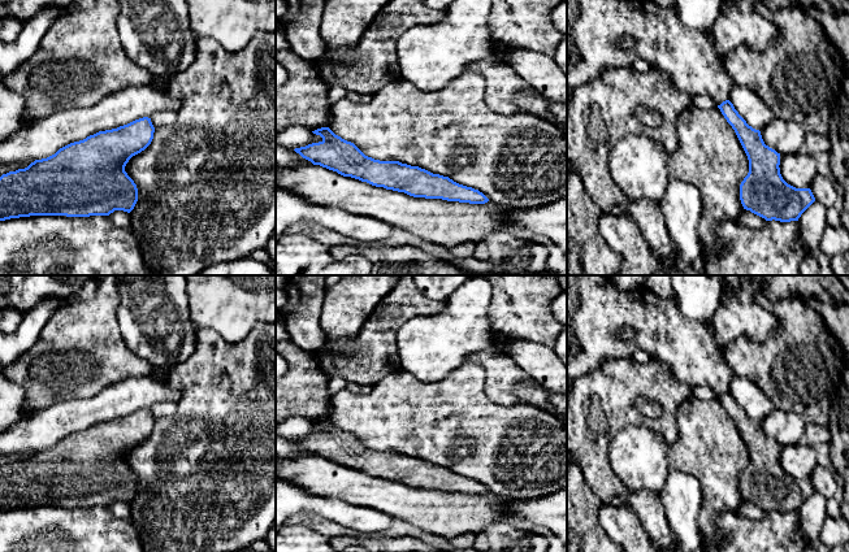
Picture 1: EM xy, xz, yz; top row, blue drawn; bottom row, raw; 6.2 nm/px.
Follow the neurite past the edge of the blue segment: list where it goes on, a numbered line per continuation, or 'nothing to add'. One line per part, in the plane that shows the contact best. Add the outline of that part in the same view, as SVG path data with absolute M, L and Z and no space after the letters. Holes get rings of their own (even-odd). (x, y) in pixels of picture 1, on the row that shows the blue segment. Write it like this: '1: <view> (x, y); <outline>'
nothing to add

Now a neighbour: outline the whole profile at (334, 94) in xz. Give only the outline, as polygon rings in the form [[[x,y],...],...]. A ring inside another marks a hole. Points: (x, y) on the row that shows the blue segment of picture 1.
[[[329,86],[329,90],[328,90],[328,101],[329,101],[329,105],[333,107],[337,101],[339,101],[341,99],[345,99],[350,96],[347,94],[347,91],[339,86]]]

